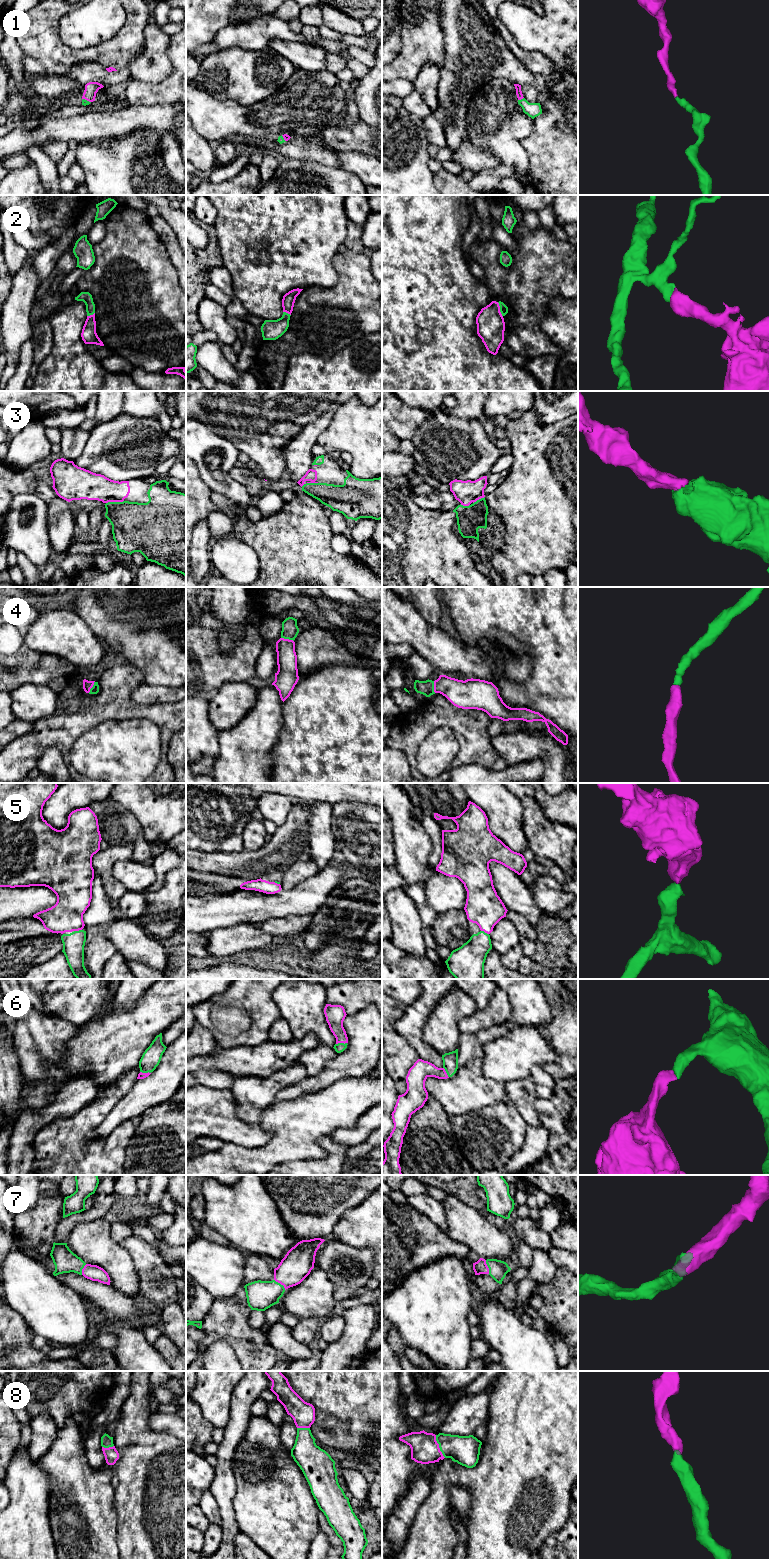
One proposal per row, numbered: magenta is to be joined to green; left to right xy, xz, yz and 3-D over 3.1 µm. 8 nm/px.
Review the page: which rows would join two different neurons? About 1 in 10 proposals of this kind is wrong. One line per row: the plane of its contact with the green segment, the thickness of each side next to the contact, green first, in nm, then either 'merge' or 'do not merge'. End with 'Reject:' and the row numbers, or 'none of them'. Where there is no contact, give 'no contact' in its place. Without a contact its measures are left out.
1: contact in yz; calibres 120 and 50 nm; merge
2: contact in yz; calibres 60 and 220 nm; merge
3: contact in xy; calibres 380 and 220 nm; merge
4: contact in xz; calibres 140 and 160 nm; merge
5: contact in xy; calibres 180 and 260 nm; merge
6: contact in xy; calibres 150 and 50 nm; merge
7: contact in yz; calibres 150 and 110 nm; merge
8: contact in yz; calibres 240 and 220 nm; merge
Reject: none of them

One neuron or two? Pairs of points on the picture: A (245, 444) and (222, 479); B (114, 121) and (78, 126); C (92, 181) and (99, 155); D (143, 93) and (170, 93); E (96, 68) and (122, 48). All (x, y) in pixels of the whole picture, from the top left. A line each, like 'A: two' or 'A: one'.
A: two
B: one
C: one
D: one
E: two

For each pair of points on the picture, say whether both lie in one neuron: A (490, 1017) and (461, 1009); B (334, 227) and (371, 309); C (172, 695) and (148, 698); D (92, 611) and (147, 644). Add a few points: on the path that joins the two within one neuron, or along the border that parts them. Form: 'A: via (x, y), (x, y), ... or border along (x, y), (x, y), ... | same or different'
A: border along (478, 1008), (459, 1023), (458, 1029), (460, 1032) | different
B: border along (337, 253), (334, 258), (334, 269), (338, 277) | different
C: via (166, 695), (154, 695) | same
D: via (106, 625), (117, 636), (123, 639), (133, 639) | same

